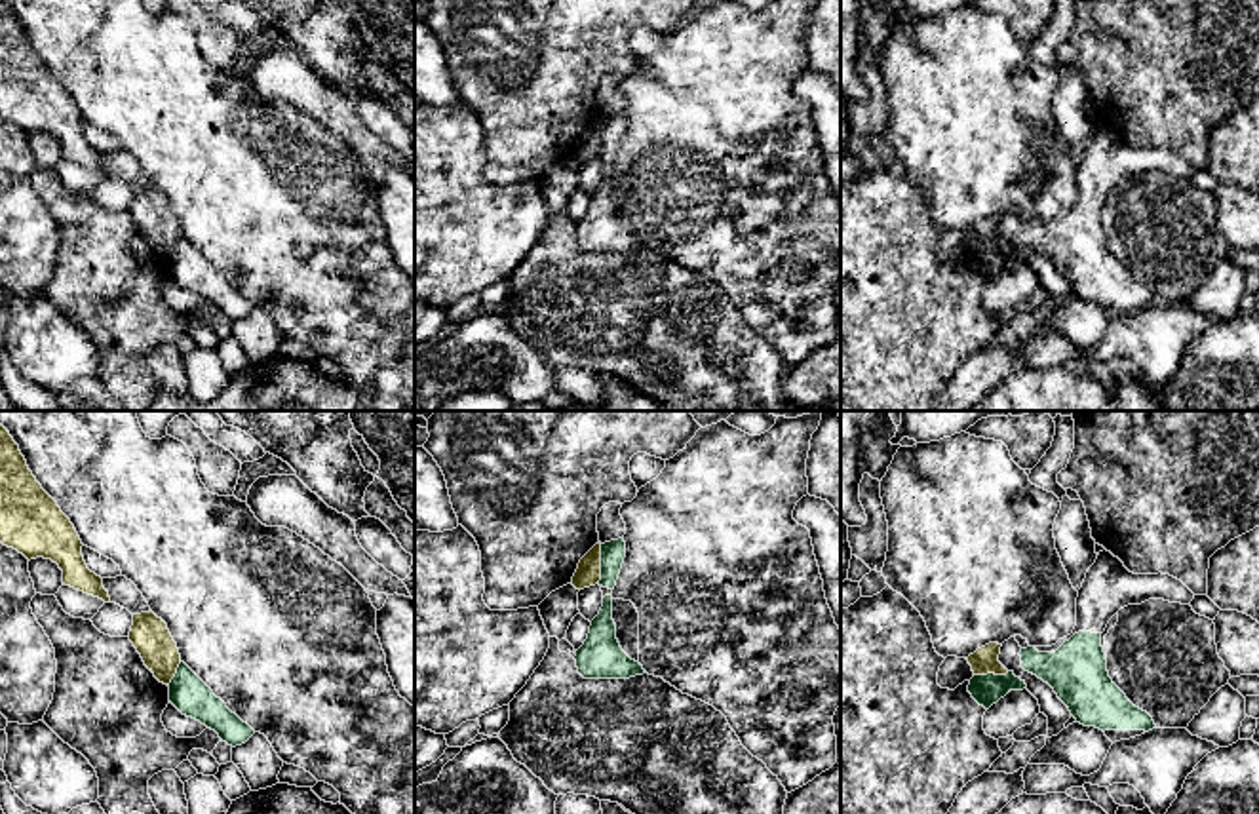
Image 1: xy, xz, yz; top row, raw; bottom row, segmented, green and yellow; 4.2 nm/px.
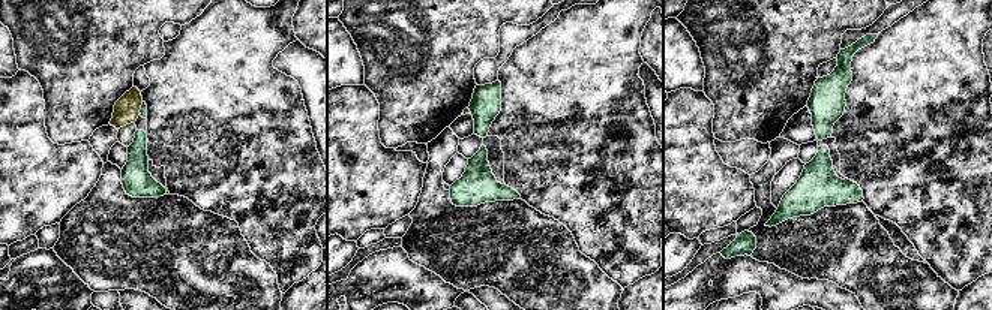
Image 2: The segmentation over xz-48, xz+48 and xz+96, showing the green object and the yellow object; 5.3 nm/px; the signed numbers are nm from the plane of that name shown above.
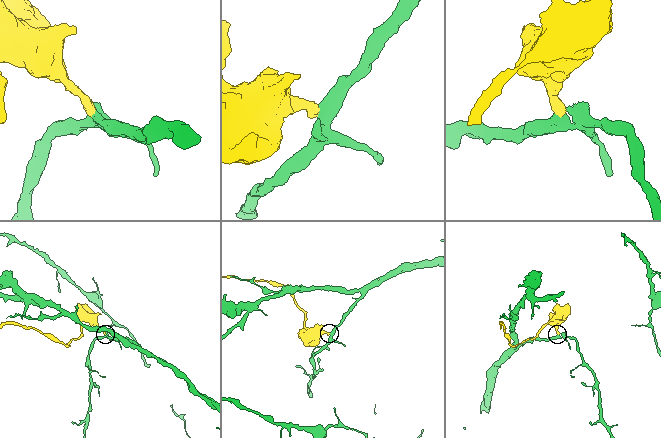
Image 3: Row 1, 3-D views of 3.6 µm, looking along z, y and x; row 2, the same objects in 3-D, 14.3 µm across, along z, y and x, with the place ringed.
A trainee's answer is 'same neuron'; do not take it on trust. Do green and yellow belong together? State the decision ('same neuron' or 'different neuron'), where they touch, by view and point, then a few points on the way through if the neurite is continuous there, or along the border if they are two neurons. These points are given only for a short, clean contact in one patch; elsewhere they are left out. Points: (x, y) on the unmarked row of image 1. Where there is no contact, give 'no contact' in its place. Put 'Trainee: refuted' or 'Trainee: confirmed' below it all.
different neuron | xz (601, 137) | along xz (601, 118), (601, 153), (598, 156)
Trainee: refuted

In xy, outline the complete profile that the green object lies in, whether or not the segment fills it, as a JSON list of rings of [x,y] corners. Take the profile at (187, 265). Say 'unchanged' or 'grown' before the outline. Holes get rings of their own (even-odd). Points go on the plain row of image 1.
unchanged | [[[181,236],[169,261],[169,276],[186,291],[215,304],[223,316],[236,321],[245,318],[255,304],[232,287],[213,264]]]

